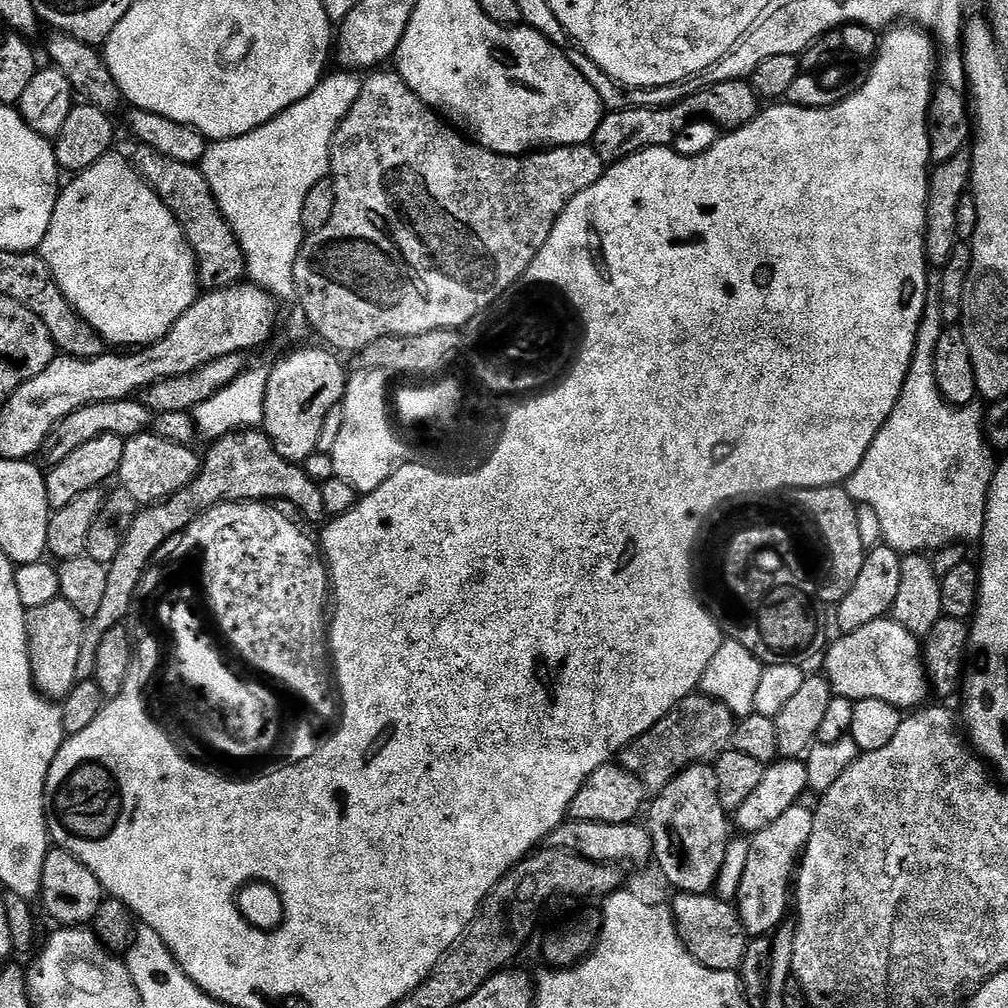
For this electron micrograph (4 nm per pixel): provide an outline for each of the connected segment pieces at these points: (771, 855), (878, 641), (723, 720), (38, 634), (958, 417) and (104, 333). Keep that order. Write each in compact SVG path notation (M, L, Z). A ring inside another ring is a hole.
M796 804L786 814L781 814L766 830L758 830L751 837L749 858L743 871L741 888L735 898L740 921L749 937L768 936L785 923L790 912L790 893L794 888L794 877L798 871L800 857L810 842L814 830L814 812L811 807Z
M885 618L869 622L867 626L862 626L862 630L846 632L837 635L837 637L837 640L835 637L827 645L826 651L822 656L822 661L824 660L822 672L823 675L828 677L835 695L845 696L853 701L881 700L901 710L915 709L927 701L924 699L930 696L930 685L928 672L924 668L922 644L918 637L907 629L906 625L900 625L893 618Z
M703 694L687 696L666 718L659 720L618 757L619 767L631 772L645 789L659 794L668 783L692 764L714 762L732 748L738 718L722 702Z
M63 598L46 602L46 606L27 609L28 657L37 689L53 702L63 702L78 683L78 658L82 658L82 642L86 621Z
M933 275L928 282L926 310L916 335L914 358L902 386L902 394L890 414L890 418L878 430L862 466L854 474L846 487L850 498L857 505L869 504L876 520L880 523L883 543L901 554L932 554L952 545L967 545L967 540L979 541L984 535L988 491L992 485L994 460L985 433L985 409L979 403L969 404L967 408L956 408L948 404L938 390L938 378L934 374L934 350L938 350L938 338L945 330L942 318L942 278Z
M109 154L102 157L98 162L94 162L94 166L87 168L85 172L75 173L69 179L72 181L69 184L67 181L61 187L60 197L54 206L54 218L50 218L50 230L46 230L46 238L40 243L38 252L50 266L58 286L62 290L62 294L66 294L66 298L75 306L78 314L82 314L82 318L86 318L86 322L90 322L90 326L94 326L94 330L98 330L98 334L105 342L112 342L112 340L155 342L165 336L174 326L174 322L178 322L178 318L182 318L182 314L186 314L186 310L190 310L190 306L194 306L194 302L202 292L200 274L196 270L194 250L190 246L182 226L176 221L172 211L166 206L166 202L162 202L160 195L136 171L133 161L129 157L127 160L124 156L116 155Z

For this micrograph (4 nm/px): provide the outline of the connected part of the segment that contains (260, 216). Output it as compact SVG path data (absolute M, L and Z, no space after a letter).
M336 70L333 76L332 73L325 75L309 96L294 102L294 106L258 126L258 130L250 130L250 134L209 143L206 154L200 159L199 170L206 182L210 182L210 190L226 222L230 222L242 246L244 260L248 263L247 279L277 298L291 297L295 293L294 266L306 239L302 226L302 205L306 203L306 194L310 194L318 182L329 179L332 139L346 114L350 114L354 102L358 102L362 80L356 76L359 75L352 70Z

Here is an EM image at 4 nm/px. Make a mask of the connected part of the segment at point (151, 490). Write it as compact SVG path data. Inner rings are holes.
M149 430L129 436L125 439L124 450L122 452L122 466L118 473L119 487L130 494L130 498L136 500L137 505L147 506L157 504L159 500L165 500L168 496L173 496L178 490L182 490L200 473L202 463L199 455L195 456L195 451L186 446L178 446L178 442L166 442L166 438L158 438L155 431Z

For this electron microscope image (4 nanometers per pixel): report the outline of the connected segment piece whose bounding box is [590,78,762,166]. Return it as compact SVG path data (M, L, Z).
M720 78L709 84L708 87L699 89L693 96L687 96L685 100L680 100L676 104L669 104L667 108L627 108L617 112L608 112L602 118L590 143L599 156L604 159L605 165L615 166L620 160L627 160L634 154L643 152L645 148L667 148L675 145L680 131L687 124L694 123L695 120L709 120L710 123L724 128L720 130L735 130L746 127L760 111L762 111L760 96L752 89L752 85L747 79Z

